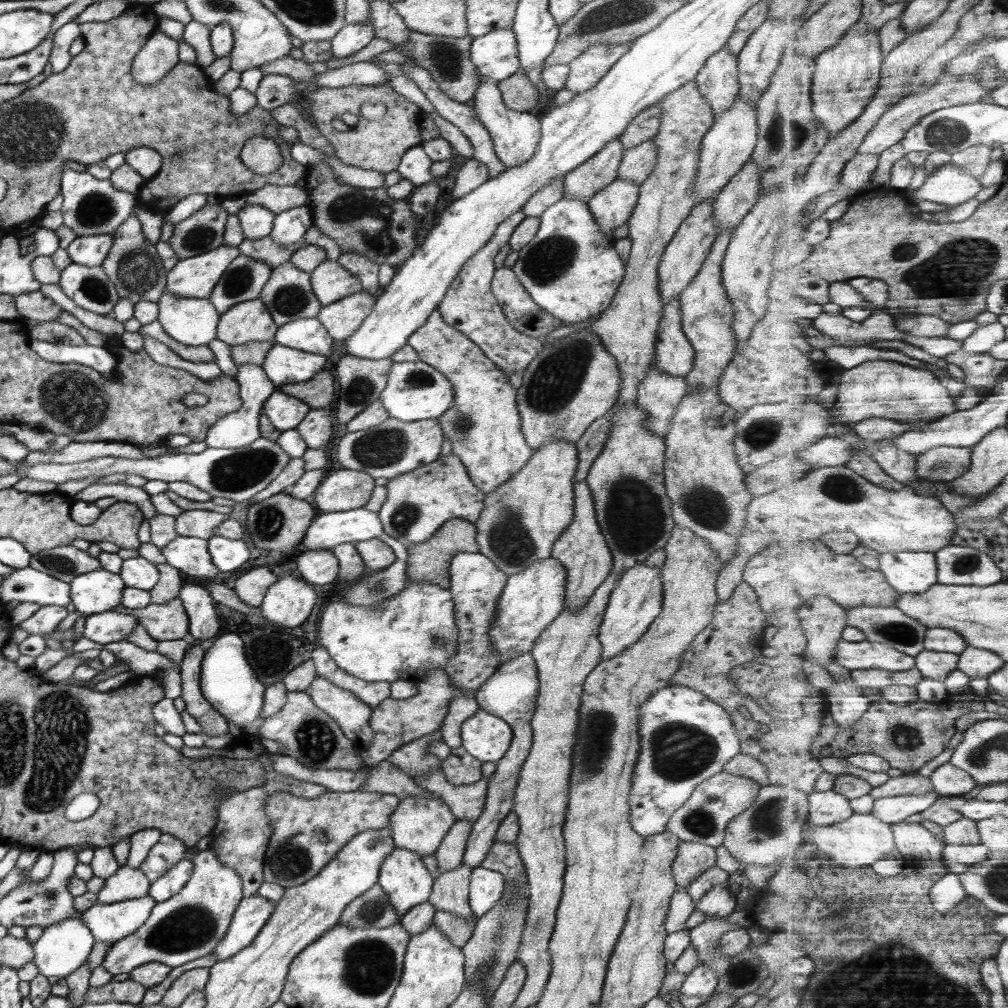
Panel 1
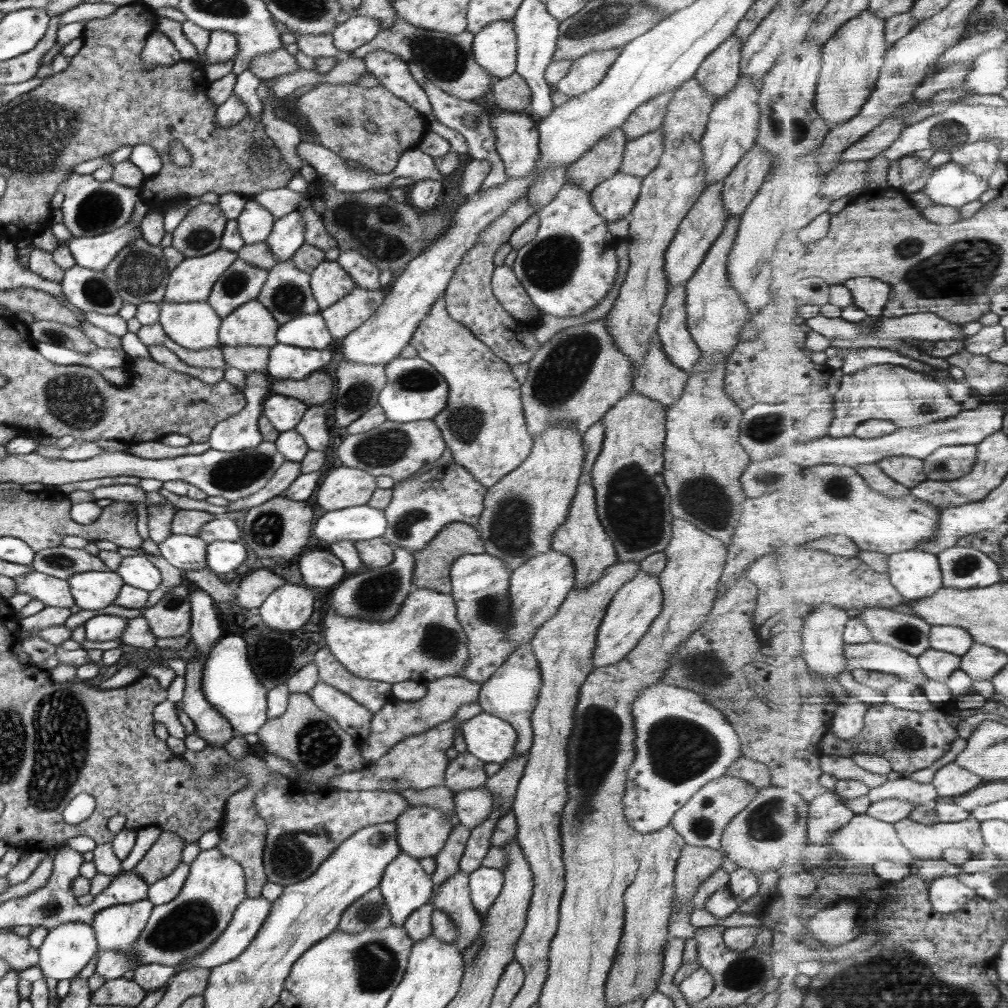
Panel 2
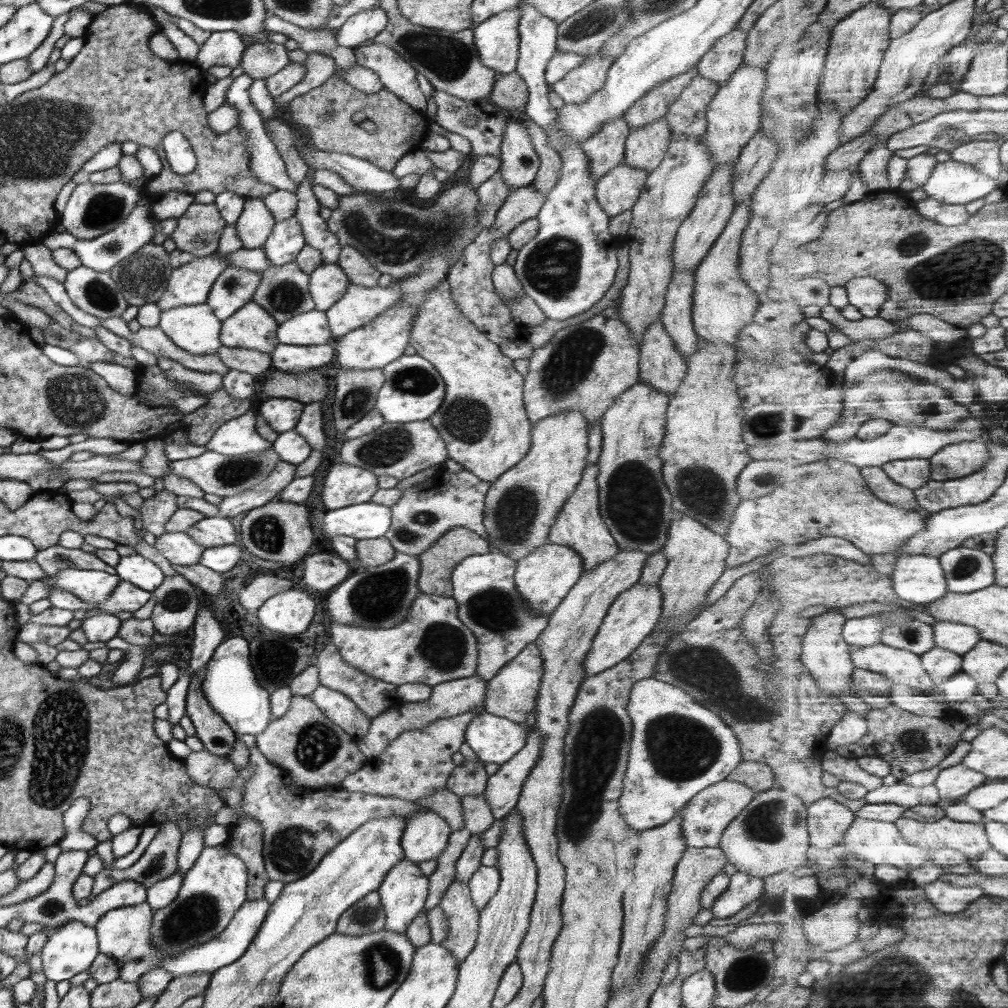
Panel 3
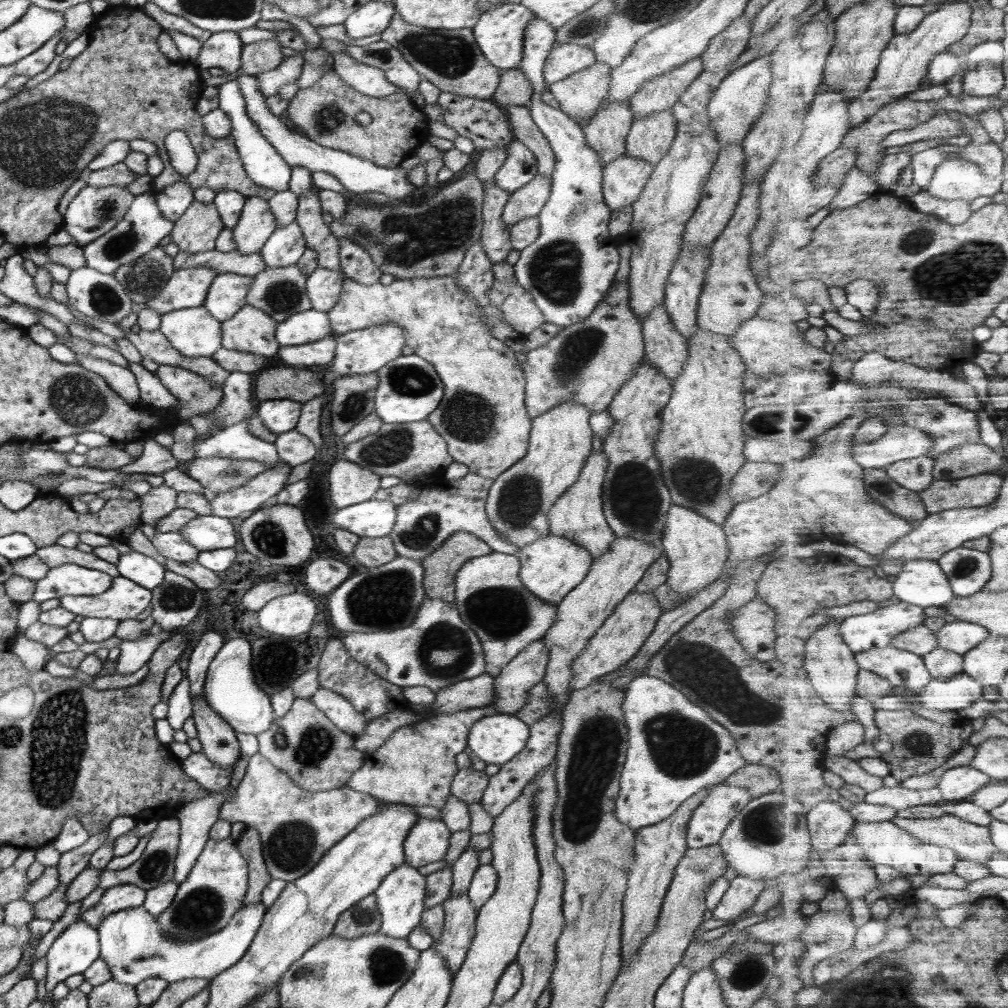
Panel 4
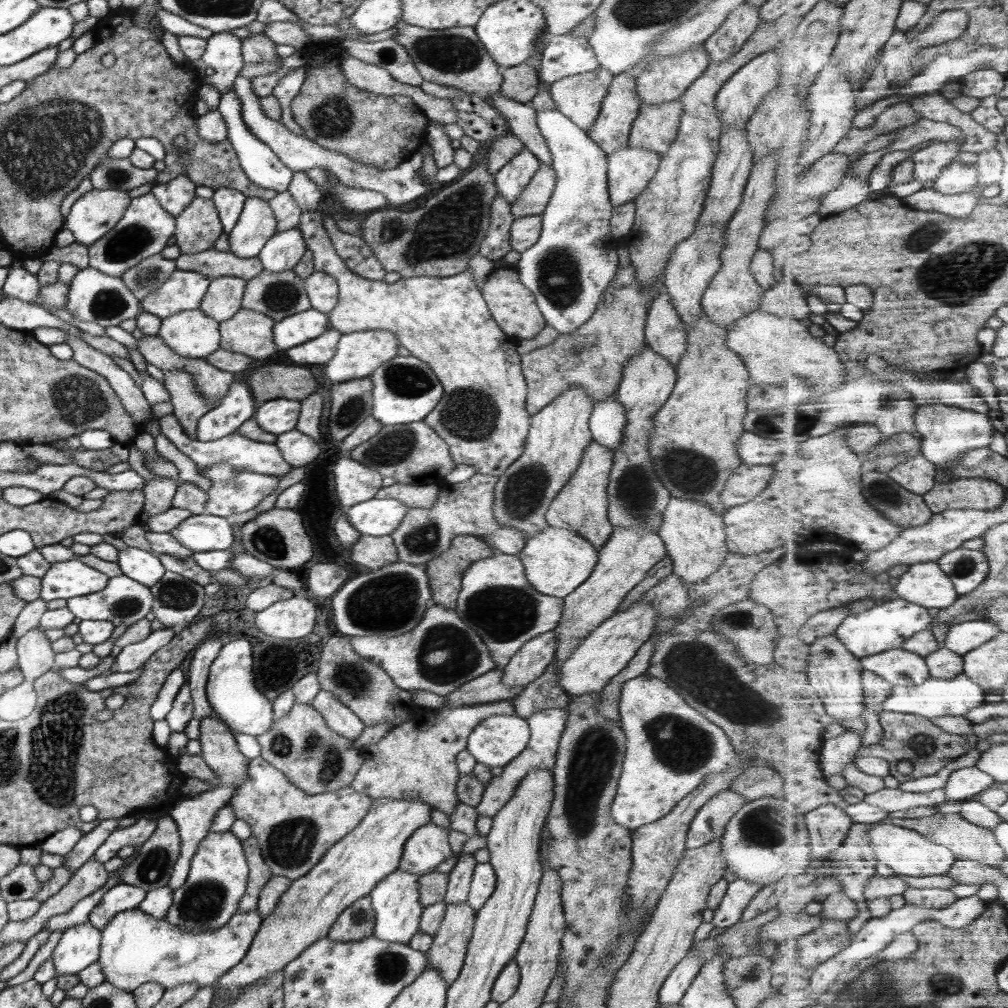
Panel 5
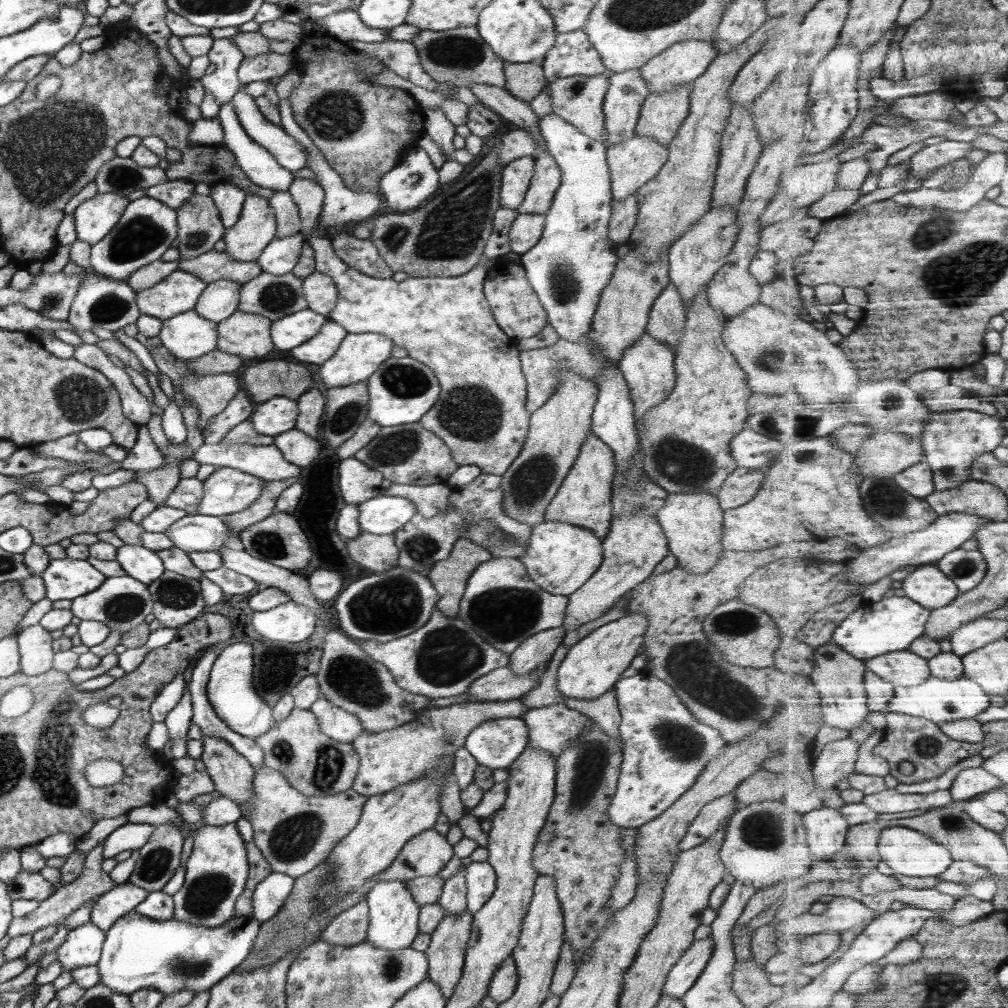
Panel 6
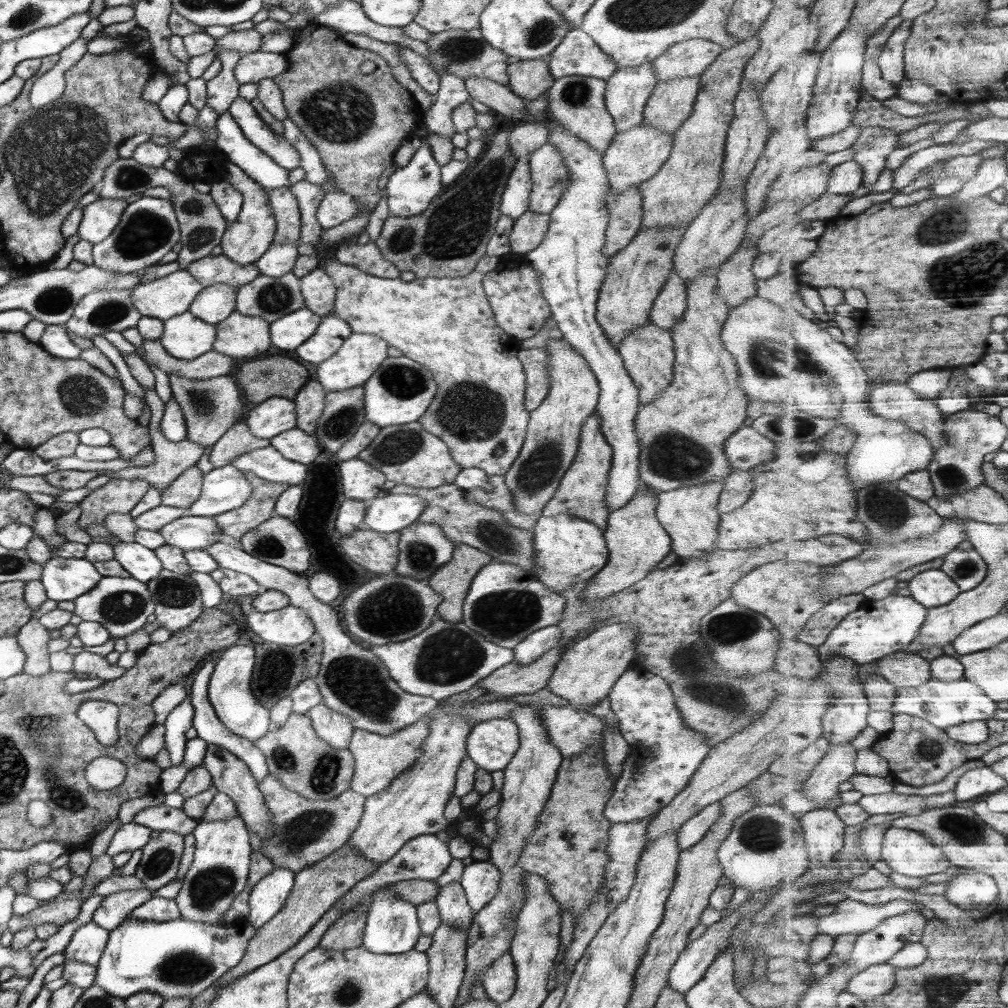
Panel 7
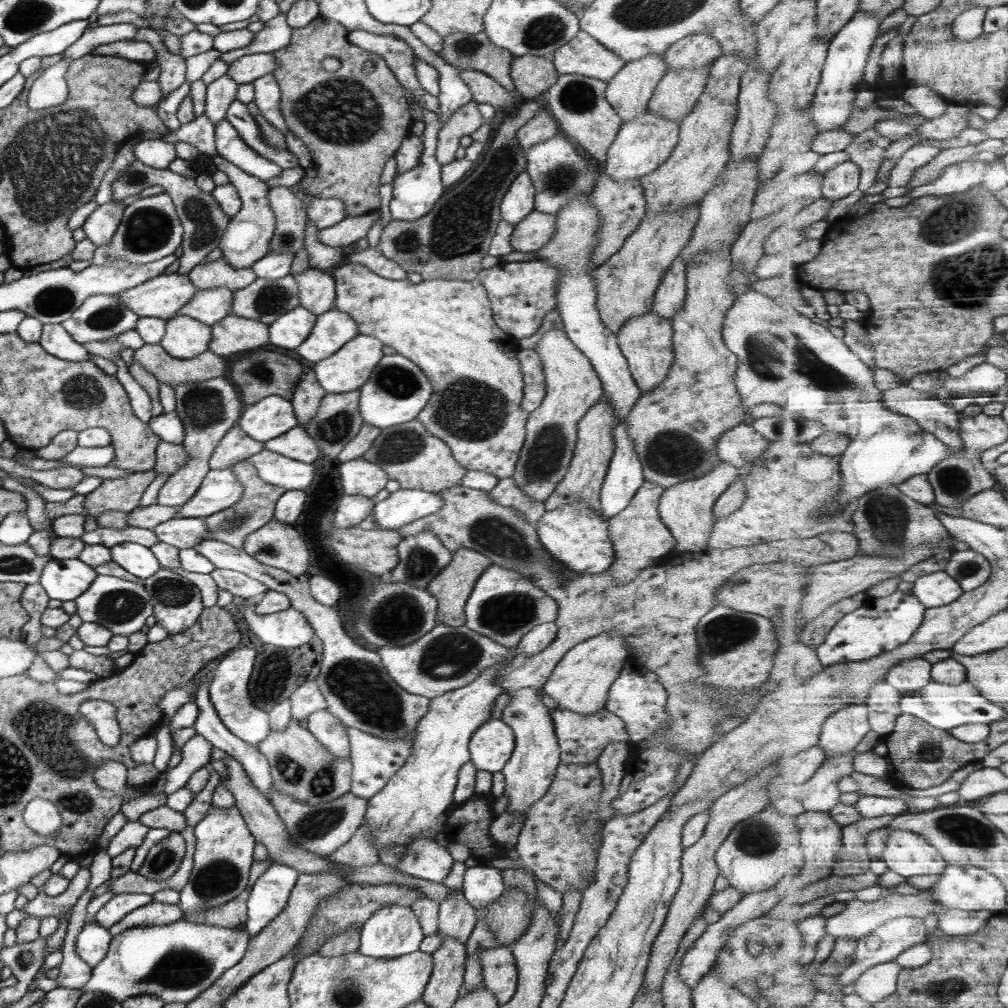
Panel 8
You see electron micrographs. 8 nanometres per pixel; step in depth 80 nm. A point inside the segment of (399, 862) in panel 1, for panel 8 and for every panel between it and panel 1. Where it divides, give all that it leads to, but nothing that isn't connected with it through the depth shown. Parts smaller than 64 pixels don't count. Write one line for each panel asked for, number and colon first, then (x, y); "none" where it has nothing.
2: (405, 886)
3: (404, 890)
4: (400, 897)
5: (395, 899)
6: (393, 913)
7: (392, 927)
8: (393, 931)

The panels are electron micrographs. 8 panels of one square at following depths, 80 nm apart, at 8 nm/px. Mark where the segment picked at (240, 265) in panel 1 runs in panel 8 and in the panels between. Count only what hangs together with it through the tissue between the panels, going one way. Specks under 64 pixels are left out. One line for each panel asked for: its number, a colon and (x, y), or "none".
2: (241, 282)
3: (235, 286)
4: (226, 295)
5: (223, 298)
6: (220, 299)
7: (215, 303)
8: (209, 306)

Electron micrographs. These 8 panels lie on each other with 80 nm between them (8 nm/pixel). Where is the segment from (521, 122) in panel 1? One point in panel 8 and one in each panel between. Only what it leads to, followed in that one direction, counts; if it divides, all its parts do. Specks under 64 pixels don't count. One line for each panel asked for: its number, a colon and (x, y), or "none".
2: (517, 139)
3: (519, 161)
4: (520, 167)
5: (514, 176)
6: (516, 177)
7: (514, 202)
8: (518, 202)

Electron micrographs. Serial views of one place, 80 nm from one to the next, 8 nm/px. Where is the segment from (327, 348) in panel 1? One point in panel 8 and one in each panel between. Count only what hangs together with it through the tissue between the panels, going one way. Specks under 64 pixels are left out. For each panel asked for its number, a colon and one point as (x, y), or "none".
2: (309, 330)
3: (310, 328)
4: (306, 327)
5: (294, 330)
6: (290, 331)
7: (289, 332)
8: (289, 330)

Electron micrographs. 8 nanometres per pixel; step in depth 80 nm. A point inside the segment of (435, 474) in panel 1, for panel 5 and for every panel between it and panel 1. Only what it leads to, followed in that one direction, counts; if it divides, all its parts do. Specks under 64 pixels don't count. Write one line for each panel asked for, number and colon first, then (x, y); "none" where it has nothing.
2: (421, 505)
3: (426, 511)
4: (445, 507)
5: (466, 508)

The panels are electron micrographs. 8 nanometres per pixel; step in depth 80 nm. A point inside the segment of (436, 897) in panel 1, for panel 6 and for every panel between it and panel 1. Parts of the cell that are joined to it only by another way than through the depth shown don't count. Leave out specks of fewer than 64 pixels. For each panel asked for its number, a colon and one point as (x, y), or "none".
2: (453, 897)
3: (463, 917)
4: (460, 914)
5: (447, 953)
6: (446, 954)

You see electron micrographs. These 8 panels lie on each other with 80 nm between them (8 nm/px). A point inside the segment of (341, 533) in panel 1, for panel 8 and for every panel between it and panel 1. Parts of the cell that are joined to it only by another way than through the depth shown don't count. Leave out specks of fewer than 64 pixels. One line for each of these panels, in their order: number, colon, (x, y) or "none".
2: (357, 523)
3: (368, 520)
4: (374, 518)
5: (379, 516)
6: (386, 514)
7: (395, 511)
8: (405, 505)

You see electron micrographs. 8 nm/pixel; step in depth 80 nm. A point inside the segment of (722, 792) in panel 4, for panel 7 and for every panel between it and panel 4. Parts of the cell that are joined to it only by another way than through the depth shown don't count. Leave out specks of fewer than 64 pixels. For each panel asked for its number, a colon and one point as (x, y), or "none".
5: (709, 823)
6: (715, 815)
7: (693, 830)

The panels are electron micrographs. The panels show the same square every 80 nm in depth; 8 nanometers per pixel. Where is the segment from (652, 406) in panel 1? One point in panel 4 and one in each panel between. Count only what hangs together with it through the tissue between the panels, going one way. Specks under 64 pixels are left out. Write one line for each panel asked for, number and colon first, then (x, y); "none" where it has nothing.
2: (658, 379)
3: (661, 365)
4: (665, 349)

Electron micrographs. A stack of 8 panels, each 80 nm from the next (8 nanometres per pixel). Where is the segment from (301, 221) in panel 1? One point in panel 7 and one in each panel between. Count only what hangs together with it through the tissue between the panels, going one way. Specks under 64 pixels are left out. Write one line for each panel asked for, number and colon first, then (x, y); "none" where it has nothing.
2: (288, 234)
3: (287, 240)
4: (285, 247)
5: (283, 251)
6: (280, 256)
7: (279, 259)

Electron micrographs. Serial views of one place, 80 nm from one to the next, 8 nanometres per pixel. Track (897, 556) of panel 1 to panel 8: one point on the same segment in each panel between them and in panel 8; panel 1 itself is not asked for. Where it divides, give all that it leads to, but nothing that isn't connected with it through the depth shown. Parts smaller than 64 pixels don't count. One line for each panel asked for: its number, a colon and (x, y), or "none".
2: (917, 574)
3: (922, 580)
4: (924, 583)
5: (927, 584)
6: (930, 586)
7: (934, 588)
8: (936, 590)

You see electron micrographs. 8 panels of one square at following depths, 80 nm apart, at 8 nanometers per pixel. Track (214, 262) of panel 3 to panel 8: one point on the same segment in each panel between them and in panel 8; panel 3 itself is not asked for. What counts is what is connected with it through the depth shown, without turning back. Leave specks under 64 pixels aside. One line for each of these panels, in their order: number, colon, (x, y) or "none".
4: (187, 287)
5: (183, 290)
6: (179, 292)
7: (171, 295)
8: (163, 296)

